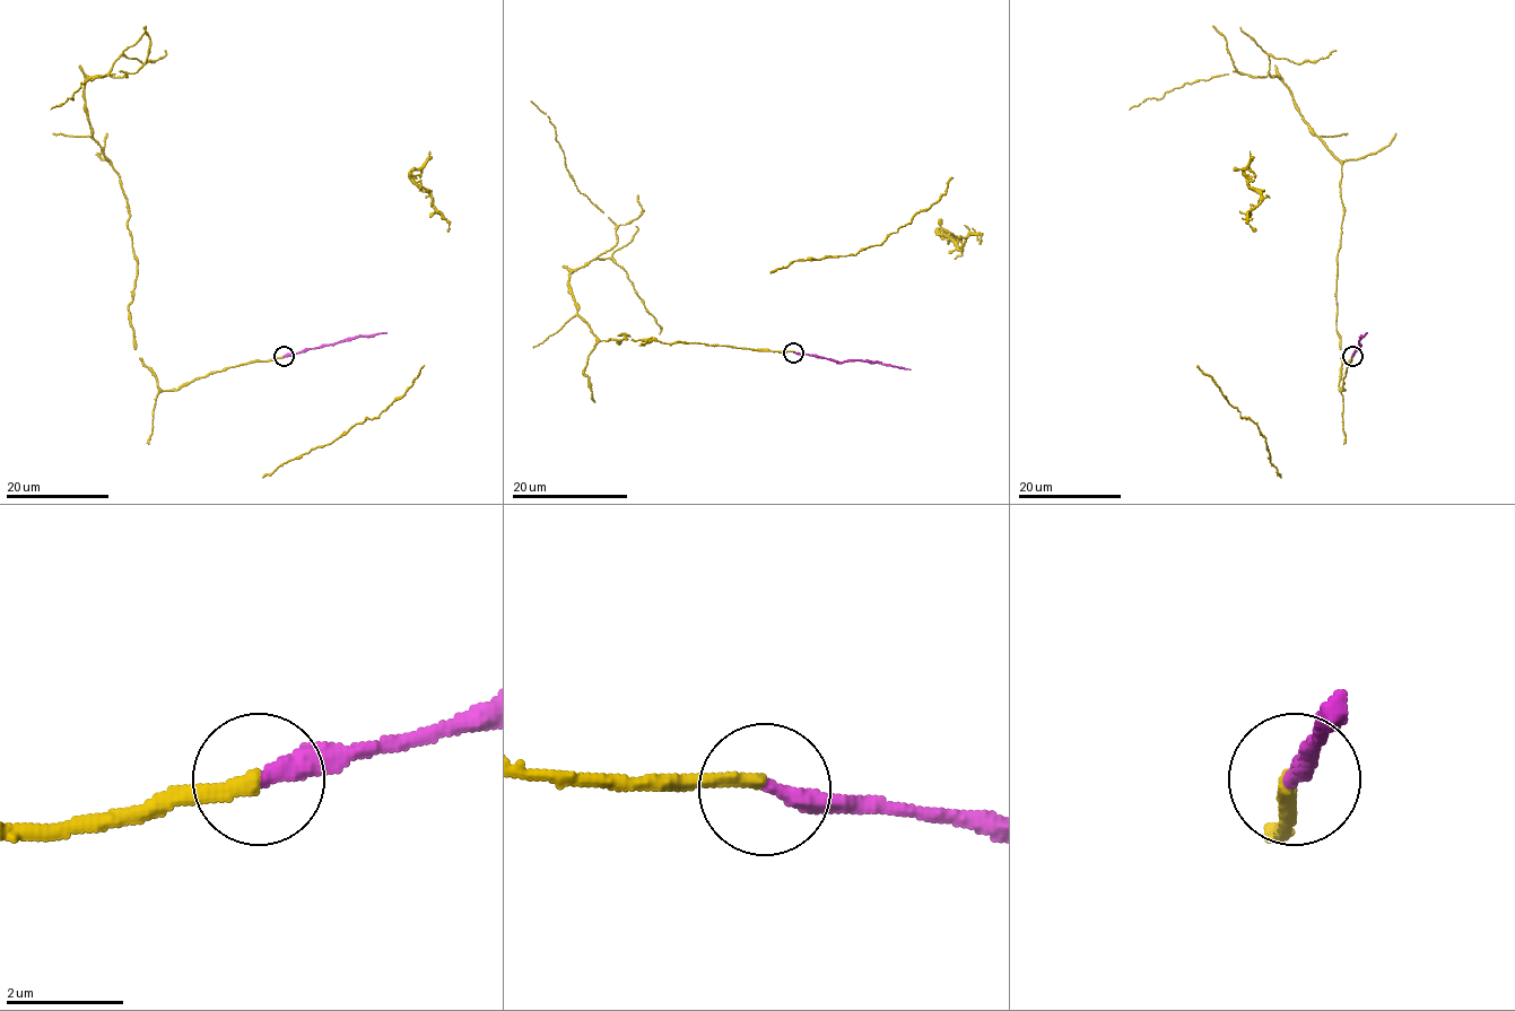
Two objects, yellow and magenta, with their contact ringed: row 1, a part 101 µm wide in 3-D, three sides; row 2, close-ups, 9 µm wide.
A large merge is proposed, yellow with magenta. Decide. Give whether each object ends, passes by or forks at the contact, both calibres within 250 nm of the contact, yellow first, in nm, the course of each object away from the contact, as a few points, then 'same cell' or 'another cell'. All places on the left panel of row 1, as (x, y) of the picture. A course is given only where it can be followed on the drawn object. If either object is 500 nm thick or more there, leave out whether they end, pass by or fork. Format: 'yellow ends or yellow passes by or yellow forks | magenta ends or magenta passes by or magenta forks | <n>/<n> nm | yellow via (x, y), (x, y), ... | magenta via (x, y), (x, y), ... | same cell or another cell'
yellow ends | magenta ends | 240/320 nm | yellow via (284, 356), (158, 385), (136, 349), (121, 180), (85, 111), (84, 84), (127, 75), (81, 84), (51, 109) | magenta via (284, 356), (386, 332) | same cell

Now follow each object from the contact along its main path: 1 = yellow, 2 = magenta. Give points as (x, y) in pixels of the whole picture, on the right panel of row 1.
1: (1351, 356), (1342, 391), (1337, 329), (1341, 163), (1291, 92), (1276, 76), (1233, 70), (1184, 84), (1129, 109)
2: (1351, 356), (1360, 346), (1359, 338), (1367, 332)

